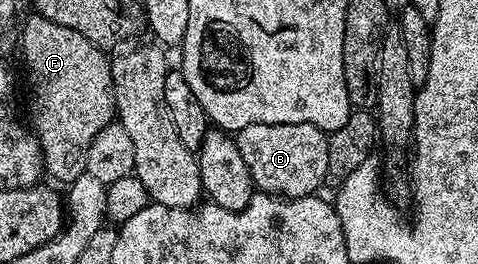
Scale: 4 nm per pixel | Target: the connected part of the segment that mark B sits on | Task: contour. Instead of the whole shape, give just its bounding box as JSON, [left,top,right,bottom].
[235,124,329,200]

